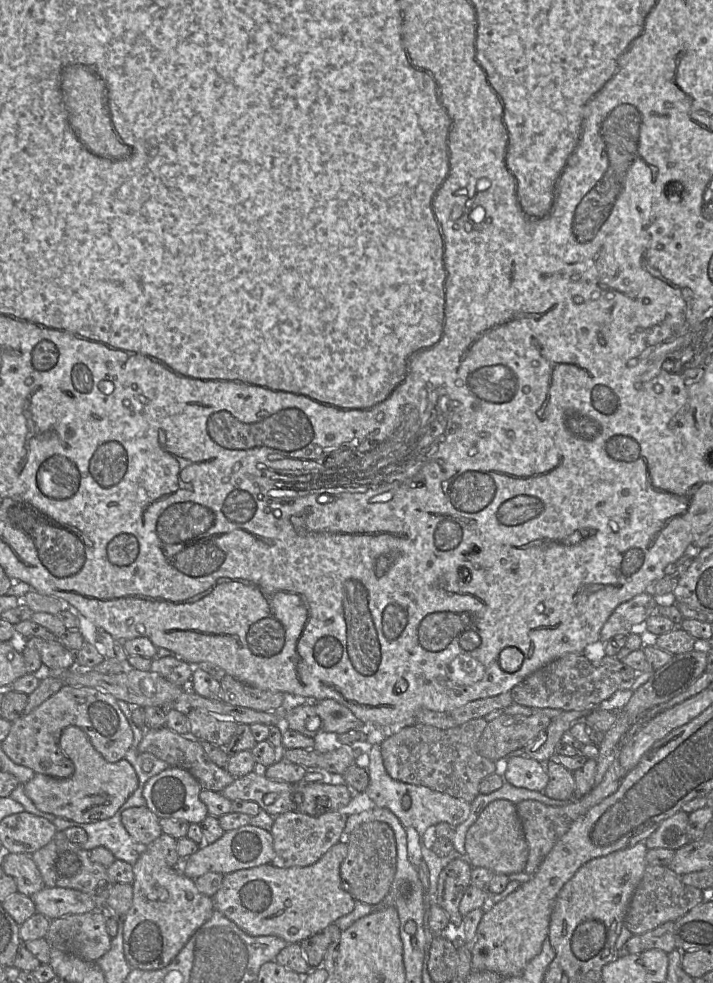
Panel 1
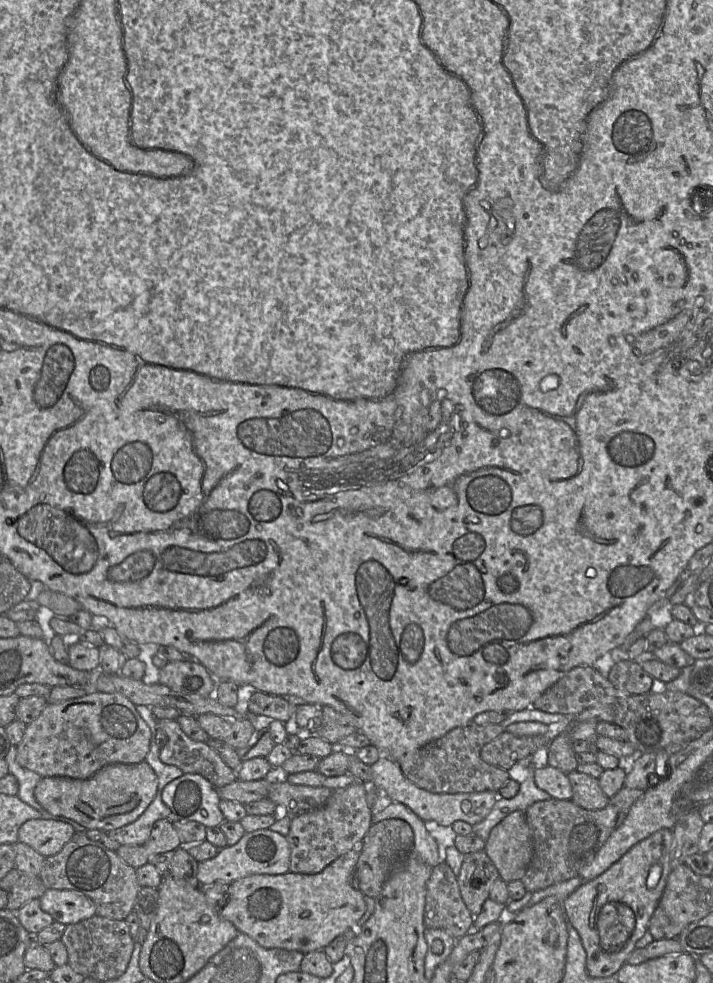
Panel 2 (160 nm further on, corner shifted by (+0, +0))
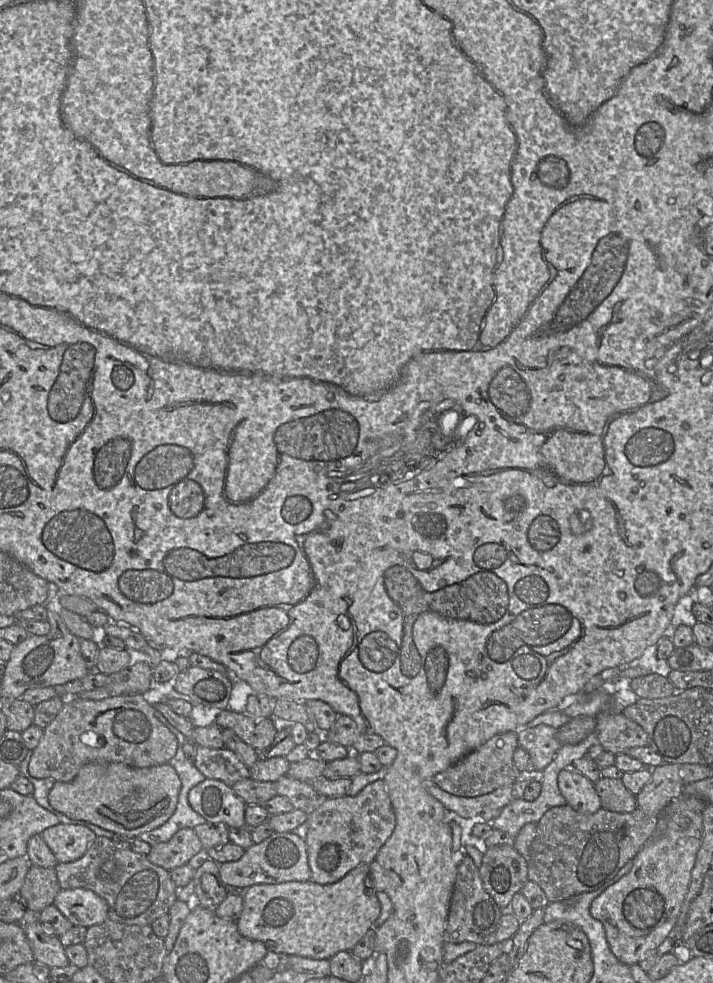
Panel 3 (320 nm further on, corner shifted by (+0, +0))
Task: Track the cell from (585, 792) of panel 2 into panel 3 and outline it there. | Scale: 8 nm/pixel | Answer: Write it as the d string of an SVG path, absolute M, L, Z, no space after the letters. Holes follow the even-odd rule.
M602 777L594 783L594 786L603 809L618 813L628 813L638 809L636 795L624 786L621 779Z

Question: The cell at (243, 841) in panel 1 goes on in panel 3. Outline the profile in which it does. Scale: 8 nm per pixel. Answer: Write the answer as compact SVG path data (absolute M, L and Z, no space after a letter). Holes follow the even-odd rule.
M274 832L262 842L245 849L245 853L239 860L221 863L219 876L230 891L255 884L310 881L311 869L308 863L306 843L304 839L293 832Z

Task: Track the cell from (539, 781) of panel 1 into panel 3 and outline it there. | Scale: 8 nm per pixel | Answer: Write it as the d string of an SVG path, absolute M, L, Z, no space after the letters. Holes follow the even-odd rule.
M563 769L558 774L557 783L566 804L577 812L591 814L602 808L594 782L583 775Z

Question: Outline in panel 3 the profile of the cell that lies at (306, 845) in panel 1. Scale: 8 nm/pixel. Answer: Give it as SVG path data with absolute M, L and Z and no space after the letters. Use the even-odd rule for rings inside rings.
M384 781L365 786L355 796L328 798L308 812L307 846L310 881L331 884L342 879L360 864L371 864L392 835L396 826L395 812L385 789Z

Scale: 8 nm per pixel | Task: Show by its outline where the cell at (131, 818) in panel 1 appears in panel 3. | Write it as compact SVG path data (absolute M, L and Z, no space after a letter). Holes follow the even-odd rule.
M183 828L167 841L152 846L147 854L155 865L172 870L184 866L203 849L203 845L192 828Z

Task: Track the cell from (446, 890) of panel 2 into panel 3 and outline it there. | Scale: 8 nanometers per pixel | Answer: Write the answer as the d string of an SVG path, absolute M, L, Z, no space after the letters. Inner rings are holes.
M464 855L464 858L457 866L455 884L443 935L444 942L484 944L498 929L504 913L506 913L506 910L501 908L484 890L479 874L479 867L476 866L471 857Z

